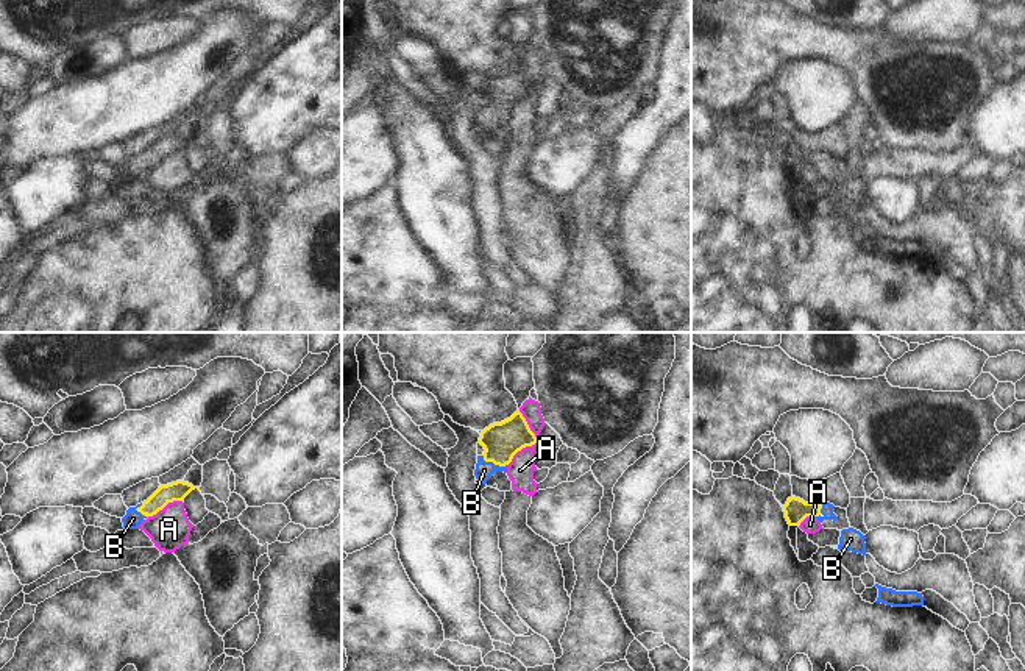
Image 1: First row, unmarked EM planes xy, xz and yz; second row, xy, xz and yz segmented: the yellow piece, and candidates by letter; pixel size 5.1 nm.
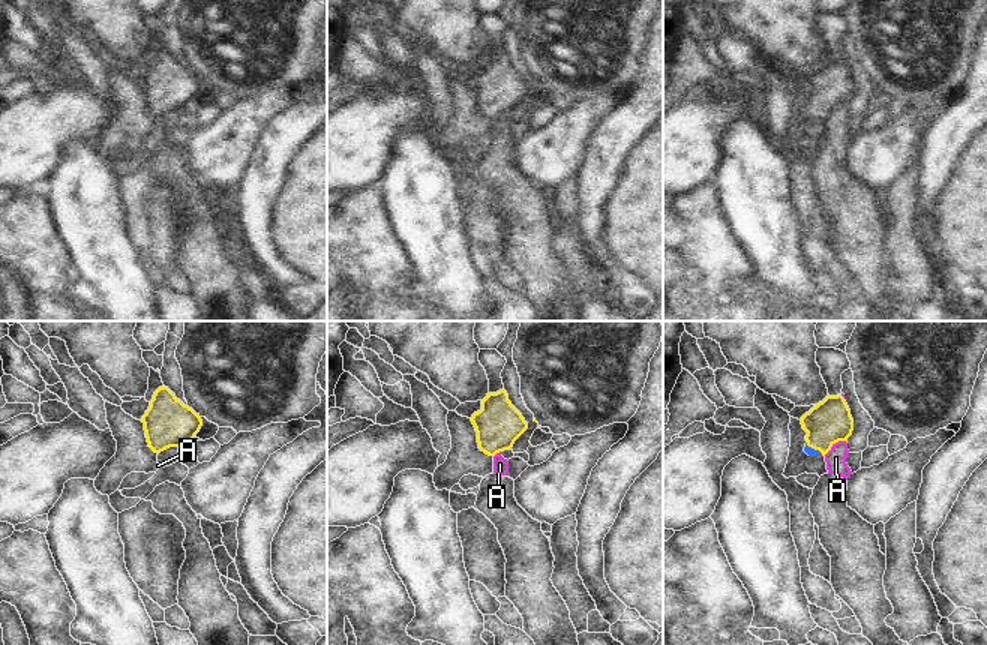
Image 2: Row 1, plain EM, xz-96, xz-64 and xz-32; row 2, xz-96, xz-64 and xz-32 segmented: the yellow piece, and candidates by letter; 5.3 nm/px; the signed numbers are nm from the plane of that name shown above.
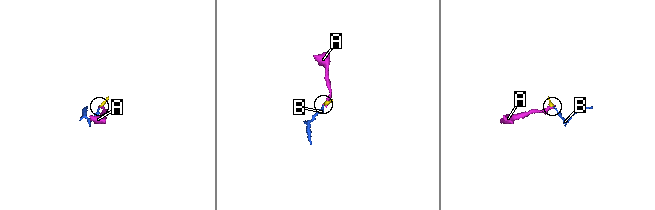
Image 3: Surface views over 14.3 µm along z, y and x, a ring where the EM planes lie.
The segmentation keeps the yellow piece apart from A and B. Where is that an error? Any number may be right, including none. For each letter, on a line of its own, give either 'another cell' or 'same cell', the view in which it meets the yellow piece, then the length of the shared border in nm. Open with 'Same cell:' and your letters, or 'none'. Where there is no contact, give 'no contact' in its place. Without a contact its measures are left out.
Same cell: B
A: another cell; contact in xy; length 200 nm
B: same cell; contact in xz; length 150 nm

